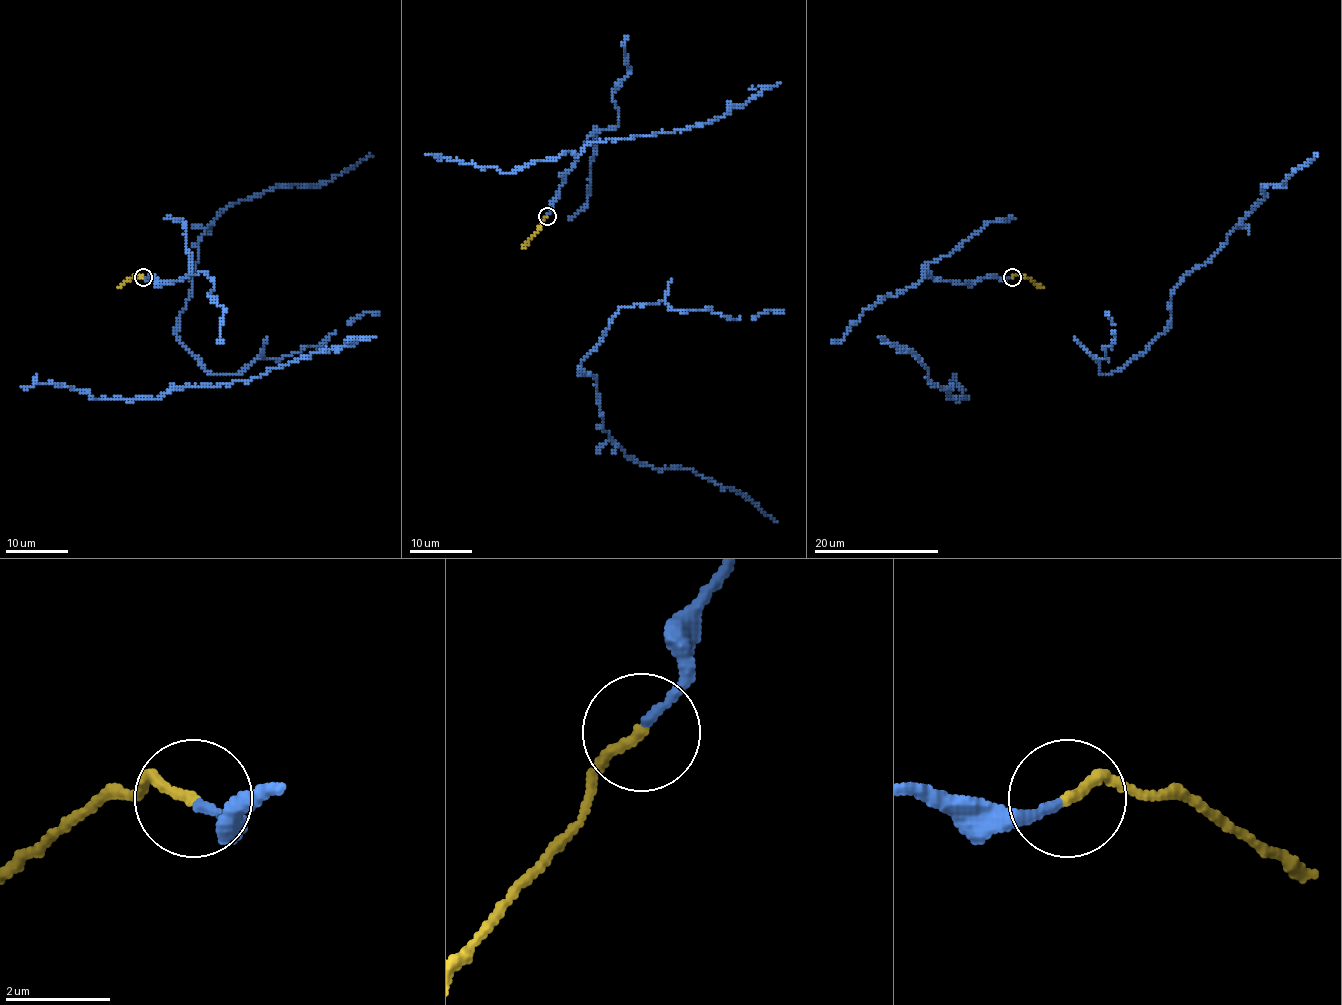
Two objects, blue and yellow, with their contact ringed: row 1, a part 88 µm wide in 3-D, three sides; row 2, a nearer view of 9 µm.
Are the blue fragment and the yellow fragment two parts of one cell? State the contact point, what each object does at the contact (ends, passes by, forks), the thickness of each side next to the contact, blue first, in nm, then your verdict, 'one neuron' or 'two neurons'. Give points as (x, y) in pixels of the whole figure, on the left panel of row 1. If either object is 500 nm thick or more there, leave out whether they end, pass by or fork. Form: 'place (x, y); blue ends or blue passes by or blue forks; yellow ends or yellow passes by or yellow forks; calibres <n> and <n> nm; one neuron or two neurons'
place (143, 277); blue ends; yellow ends; calibres 170 and 200 nm; one neuron

